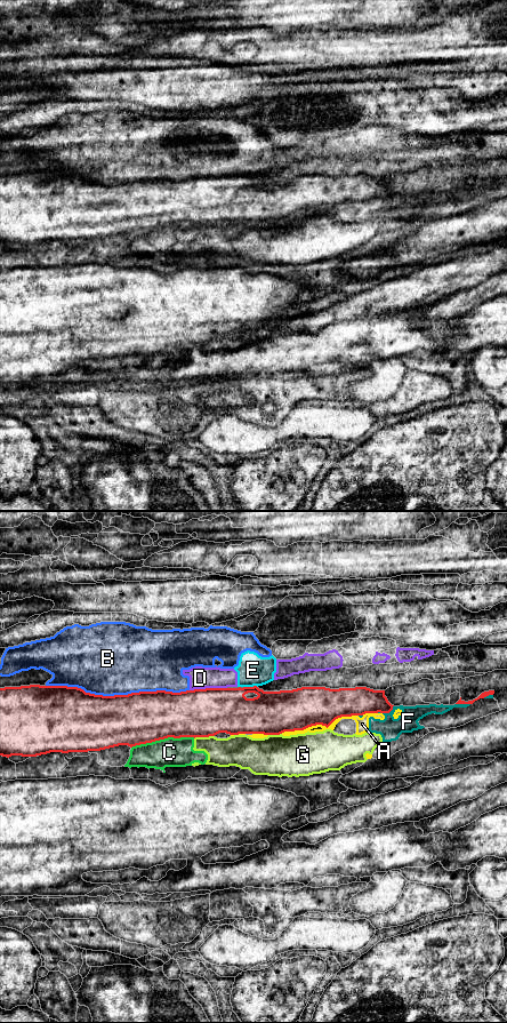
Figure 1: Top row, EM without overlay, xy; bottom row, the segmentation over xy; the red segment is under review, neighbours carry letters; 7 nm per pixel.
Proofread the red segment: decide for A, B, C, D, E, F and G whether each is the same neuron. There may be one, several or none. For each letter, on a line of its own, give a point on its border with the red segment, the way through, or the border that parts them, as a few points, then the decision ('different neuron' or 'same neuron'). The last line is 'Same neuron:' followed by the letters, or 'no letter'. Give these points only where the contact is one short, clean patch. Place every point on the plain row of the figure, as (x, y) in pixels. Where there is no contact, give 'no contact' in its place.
A: contact xy (319, 212); different neuron
B: contact xy (118, 183); different neuron
C: contact xy (162, 226); different neuron
D: contact xy (208, 176); different neuron
E: contact xy (250, 175); border xy (257, 174), (243, 175); different neuron
F: contact xy (463, 191); different neuron
G: contact xy (203, 224); different neuron
Same neuron: no letter

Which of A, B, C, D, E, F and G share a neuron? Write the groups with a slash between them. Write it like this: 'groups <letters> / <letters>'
groups A C F G / B D E

